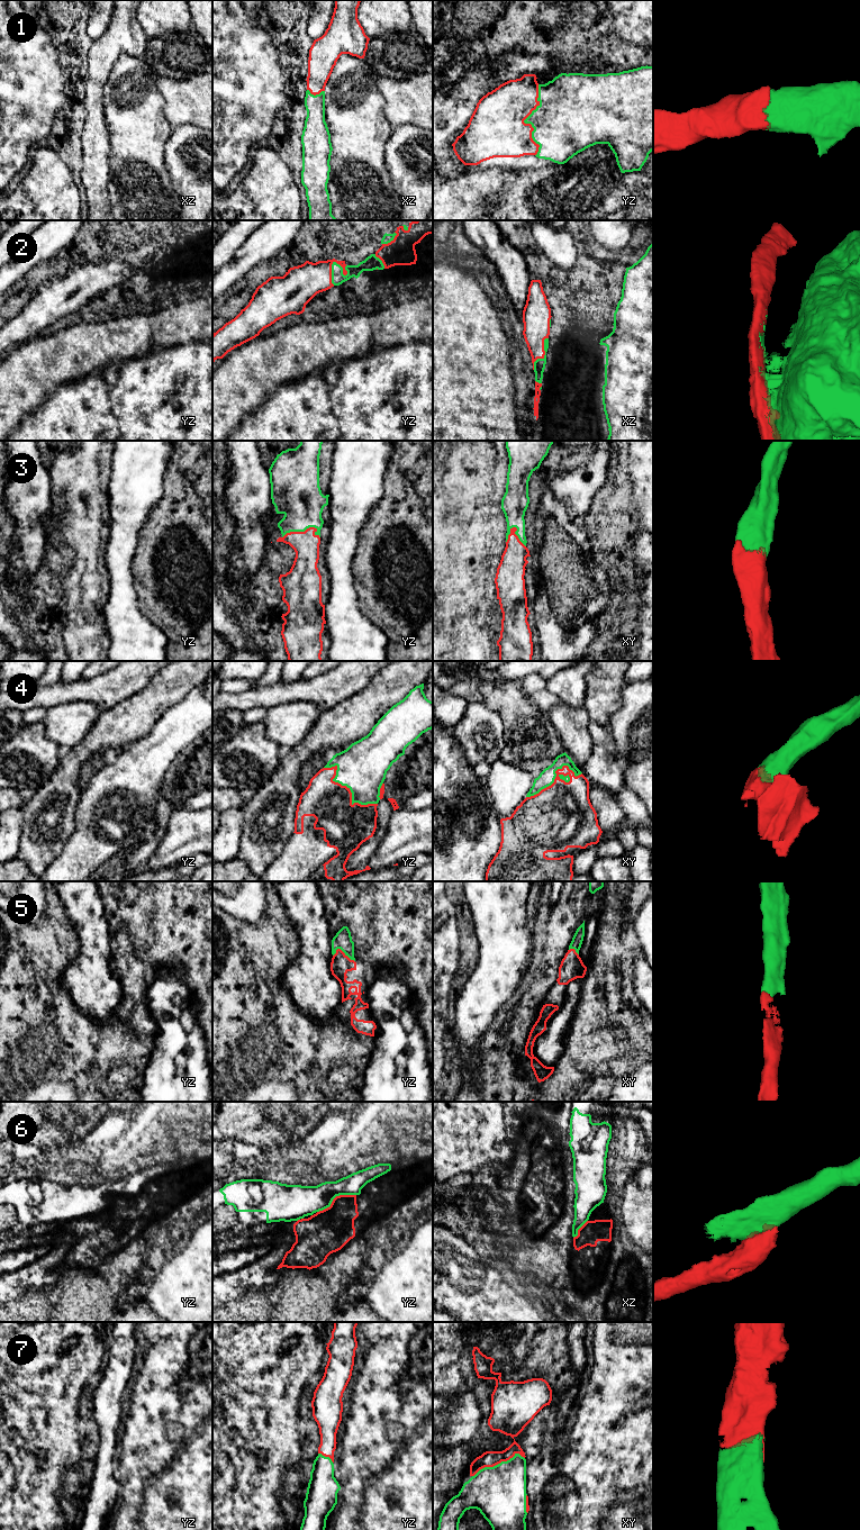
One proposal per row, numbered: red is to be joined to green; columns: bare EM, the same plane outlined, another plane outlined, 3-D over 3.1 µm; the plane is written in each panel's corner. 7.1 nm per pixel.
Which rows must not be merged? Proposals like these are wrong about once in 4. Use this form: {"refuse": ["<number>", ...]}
{"refuse": ["2", "6"]}

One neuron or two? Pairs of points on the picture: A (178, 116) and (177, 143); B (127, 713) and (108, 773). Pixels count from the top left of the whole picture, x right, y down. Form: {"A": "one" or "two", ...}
{"A": "two", "B": "two"}

